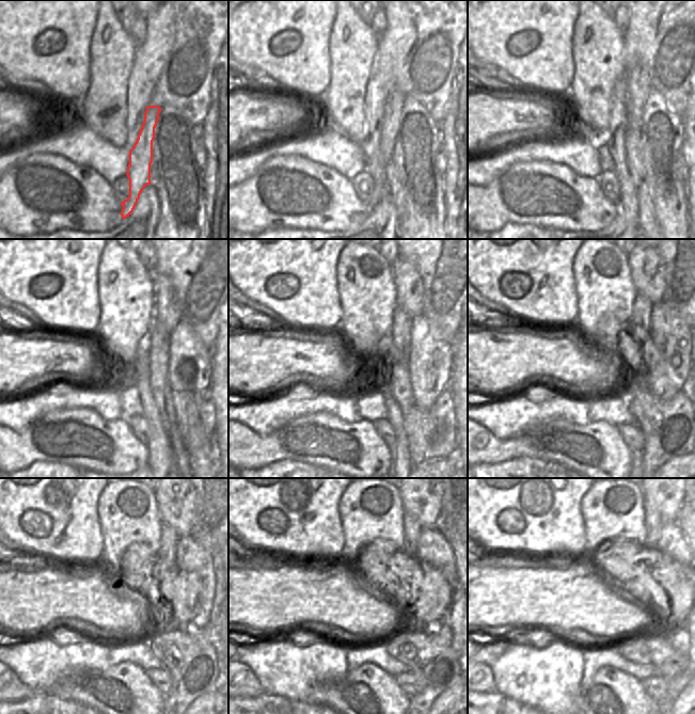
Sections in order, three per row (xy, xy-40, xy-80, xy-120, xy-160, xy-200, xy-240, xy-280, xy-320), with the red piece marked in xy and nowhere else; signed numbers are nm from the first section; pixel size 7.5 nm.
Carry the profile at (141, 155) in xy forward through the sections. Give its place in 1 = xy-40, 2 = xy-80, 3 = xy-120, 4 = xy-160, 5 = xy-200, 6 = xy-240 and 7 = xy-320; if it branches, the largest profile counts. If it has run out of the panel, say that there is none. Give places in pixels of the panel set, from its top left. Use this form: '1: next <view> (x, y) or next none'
1: next xy-40 (376, 164)
2: next xy-80 (638, 88)
3: next xy-120 (167, 312)
4: next xy-160 (409, 286)
5: next xy-200 (646, 265)
6: next xy-240 (175, 500)
7: next xy-320 (667, 500)

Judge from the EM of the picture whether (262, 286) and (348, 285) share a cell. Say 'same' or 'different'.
different

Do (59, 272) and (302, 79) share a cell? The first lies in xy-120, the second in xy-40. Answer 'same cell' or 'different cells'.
same cell

